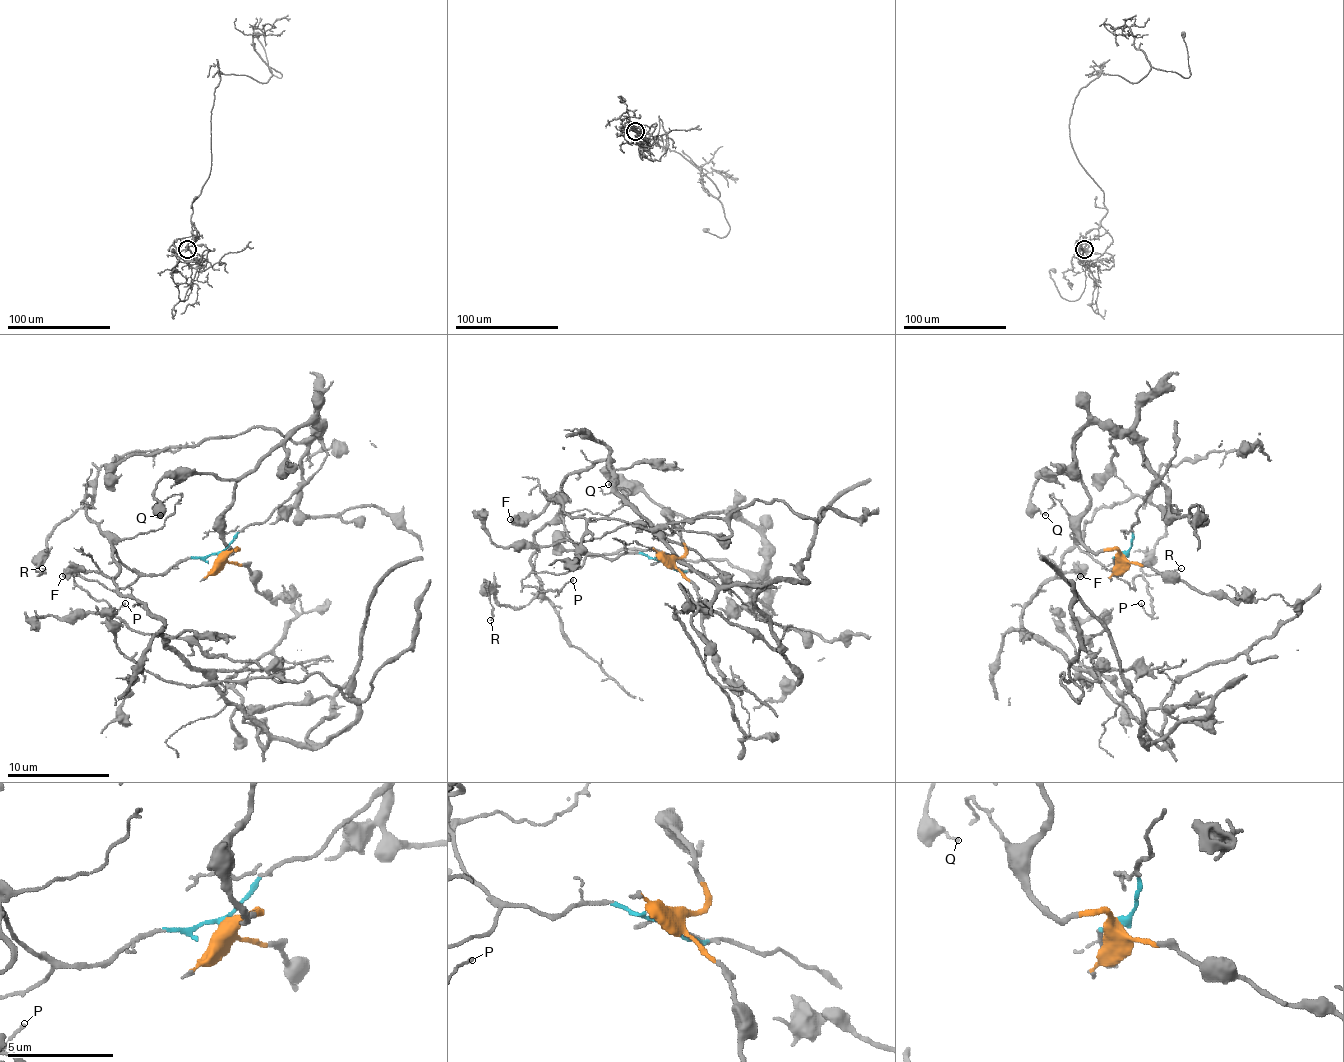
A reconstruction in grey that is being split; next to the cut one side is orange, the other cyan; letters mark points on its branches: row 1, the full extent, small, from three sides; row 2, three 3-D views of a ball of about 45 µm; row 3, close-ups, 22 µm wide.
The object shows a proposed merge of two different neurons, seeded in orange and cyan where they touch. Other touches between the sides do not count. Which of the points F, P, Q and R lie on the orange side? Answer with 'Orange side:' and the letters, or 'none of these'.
Orange side: Q

